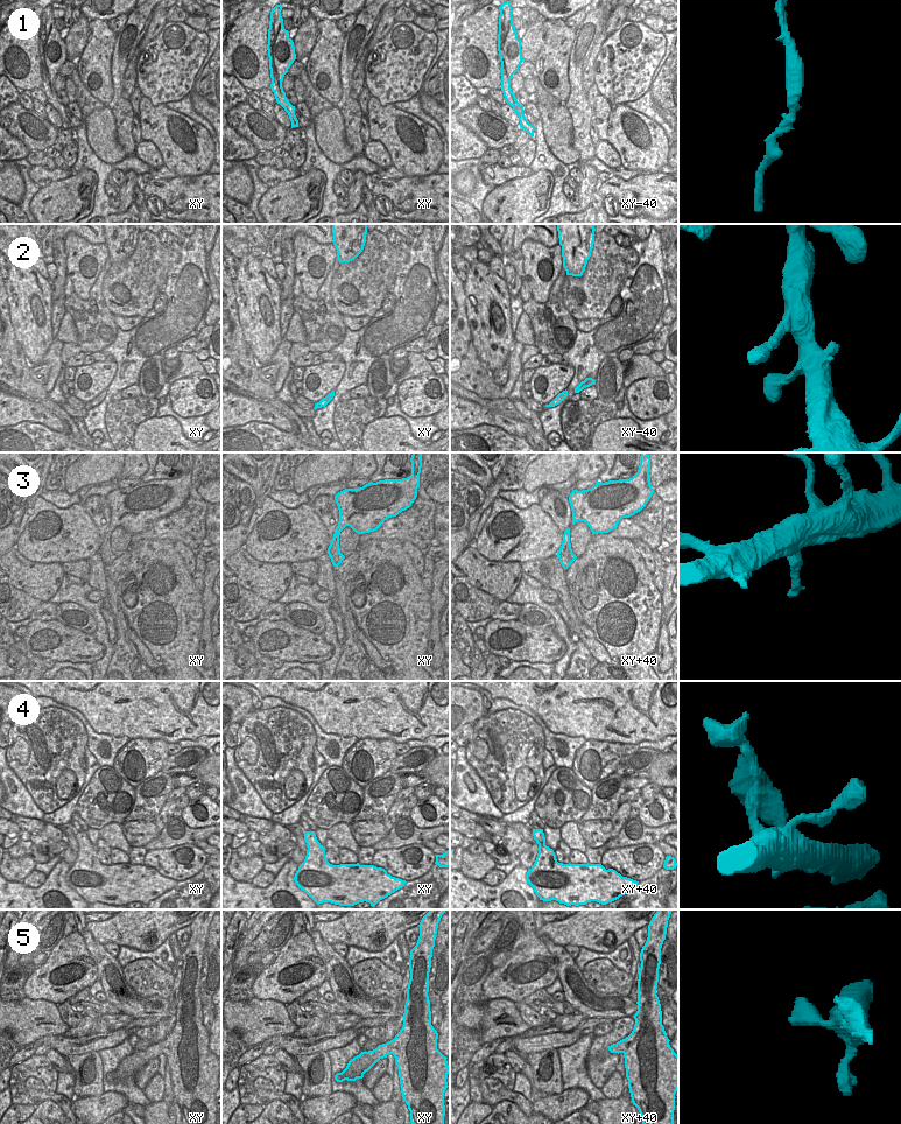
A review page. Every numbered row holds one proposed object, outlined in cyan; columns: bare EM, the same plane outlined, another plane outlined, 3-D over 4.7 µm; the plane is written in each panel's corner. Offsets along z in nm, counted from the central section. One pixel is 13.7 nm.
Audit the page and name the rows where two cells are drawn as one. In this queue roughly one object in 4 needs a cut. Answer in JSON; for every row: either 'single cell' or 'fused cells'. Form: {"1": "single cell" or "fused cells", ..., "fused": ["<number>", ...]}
{"1": "single cell", "2": "single cell", "3": "single cell", "4": "single cell", "5": "single cell", "fused": []}

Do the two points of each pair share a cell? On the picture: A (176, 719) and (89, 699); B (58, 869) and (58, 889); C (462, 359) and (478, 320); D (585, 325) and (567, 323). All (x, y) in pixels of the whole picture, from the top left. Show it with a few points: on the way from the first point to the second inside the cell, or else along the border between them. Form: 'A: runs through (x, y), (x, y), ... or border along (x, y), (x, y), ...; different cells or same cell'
A: runs through (154, 704), (115, 704), (111, 700); same cell
B: runs through (58, 873), (58, 884); same cell
C: border along (465, 309), (472, 345), (481, 362); different cells
D: border along (575, 321), (575, 325), (578, 329); different cells

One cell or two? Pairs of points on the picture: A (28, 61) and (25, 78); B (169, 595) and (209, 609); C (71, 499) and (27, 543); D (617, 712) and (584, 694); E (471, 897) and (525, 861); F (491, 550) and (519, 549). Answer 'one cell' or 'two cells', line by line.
A: one cell
B: two cells
C: two cells
D: one cell
E: two cells
F: one cell

